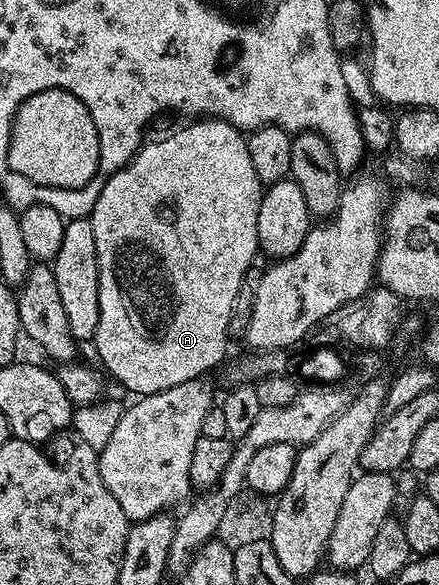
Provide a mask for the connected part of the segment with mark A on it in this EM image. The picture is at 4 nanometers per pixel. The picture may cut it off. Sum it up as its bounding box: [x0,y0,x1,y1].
[89,117,263,397]

